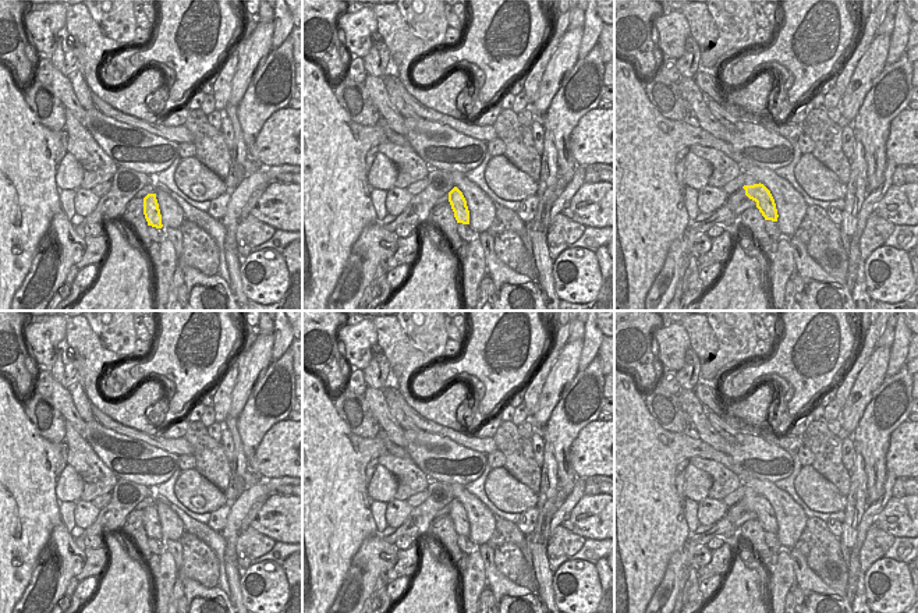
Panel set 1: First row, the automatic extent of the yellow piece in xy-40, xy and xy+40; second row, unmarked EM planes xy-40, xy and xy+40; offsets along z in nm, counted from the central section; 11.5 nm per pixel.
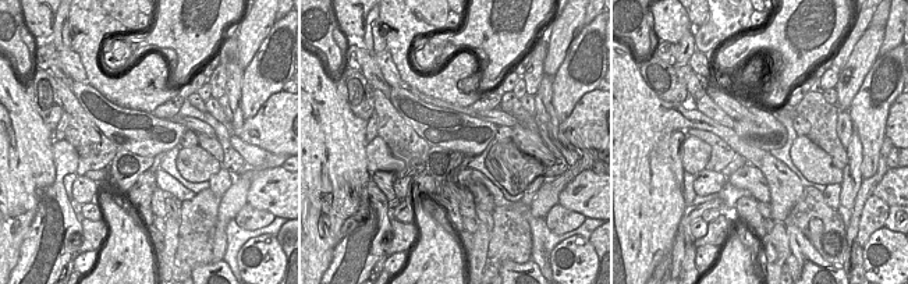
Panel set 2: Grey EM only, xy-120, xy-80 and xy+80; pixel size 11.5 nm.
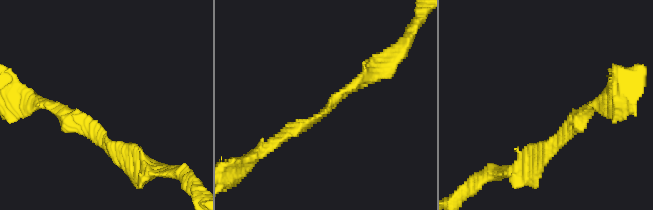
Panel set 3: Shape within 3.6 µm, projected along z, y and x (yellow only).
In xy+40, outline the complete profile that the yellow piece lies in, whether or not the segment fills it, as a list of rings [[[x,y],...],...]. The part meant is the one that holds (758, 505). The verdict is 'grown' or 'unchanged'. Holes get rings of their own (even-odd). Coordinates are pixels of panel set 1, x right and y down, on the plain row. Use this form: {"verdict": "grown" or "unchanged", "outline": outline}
{"verdict": "unchanged", "outline": [[[763,496],[744,497],[745,507],[756,514],[756,520],[765,532],[777,534],[777,521],[770,503]]]}

